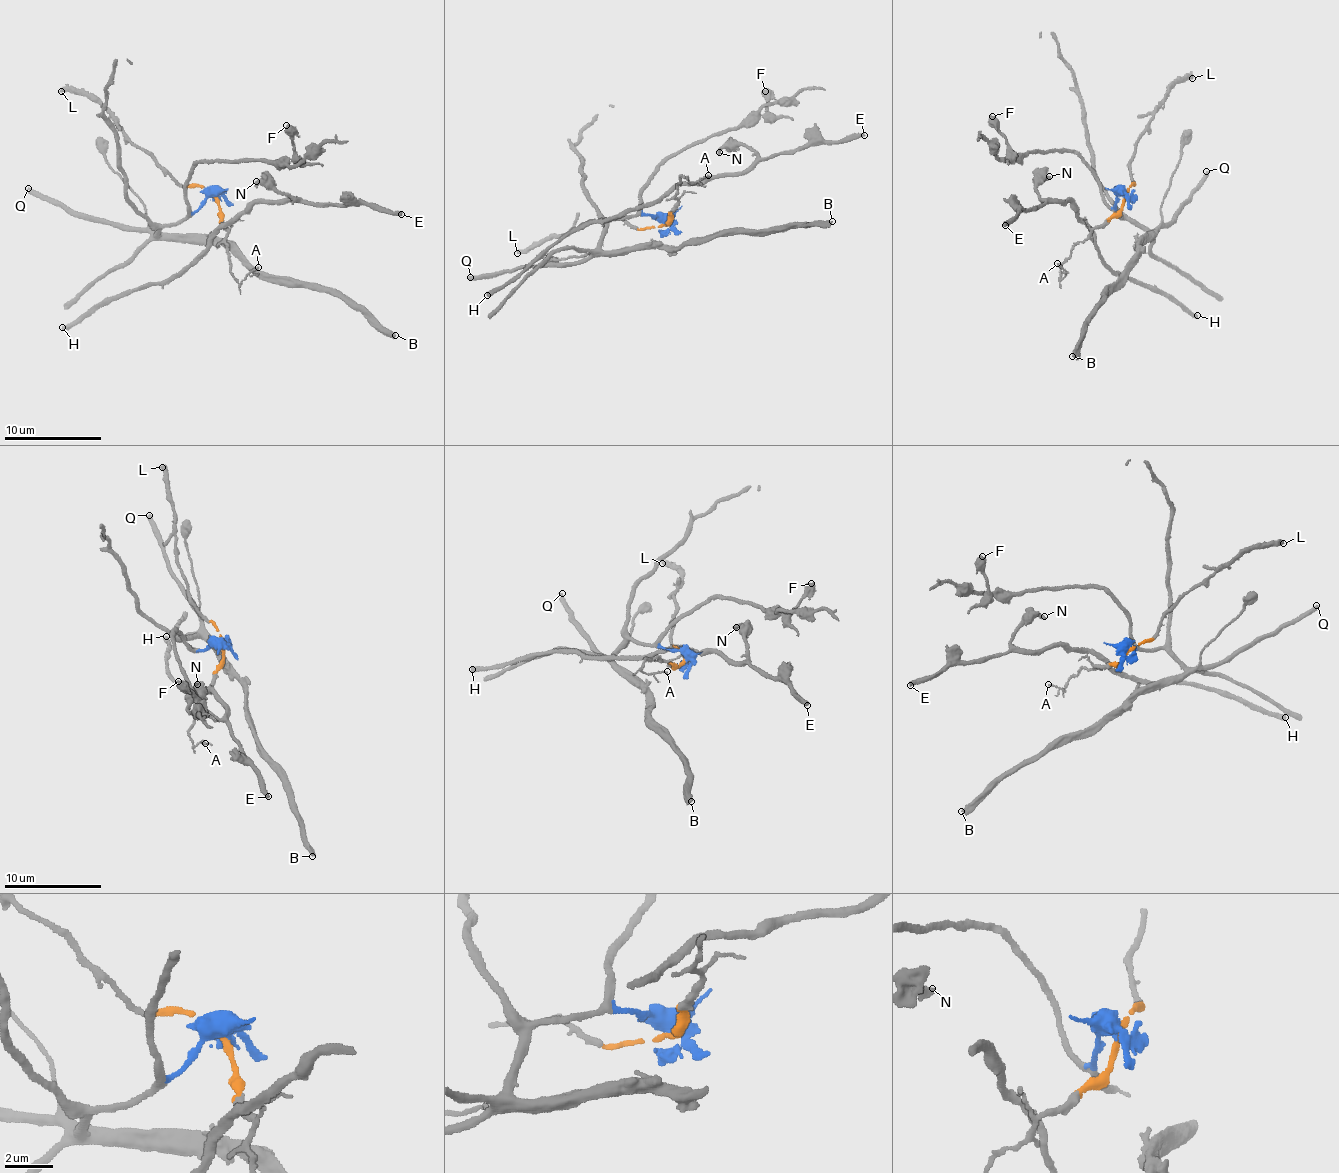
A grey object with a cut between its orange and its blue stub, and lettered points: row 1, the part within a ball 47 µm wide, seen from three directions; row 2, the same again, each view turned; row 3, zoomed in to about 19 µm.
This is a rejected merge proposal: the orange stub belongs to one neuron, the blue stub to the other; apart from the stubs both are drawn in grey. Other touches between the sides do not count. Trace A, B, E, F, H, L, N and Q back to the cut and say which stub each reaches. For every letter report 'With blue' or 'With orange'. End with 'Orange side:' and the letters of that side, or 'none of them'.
A: With orange
B: With blue
E: With orange
F: With blue
H: With orange
L: With orange
N: With orange
Q: With blue
Orange side: A, E, H, L, N

